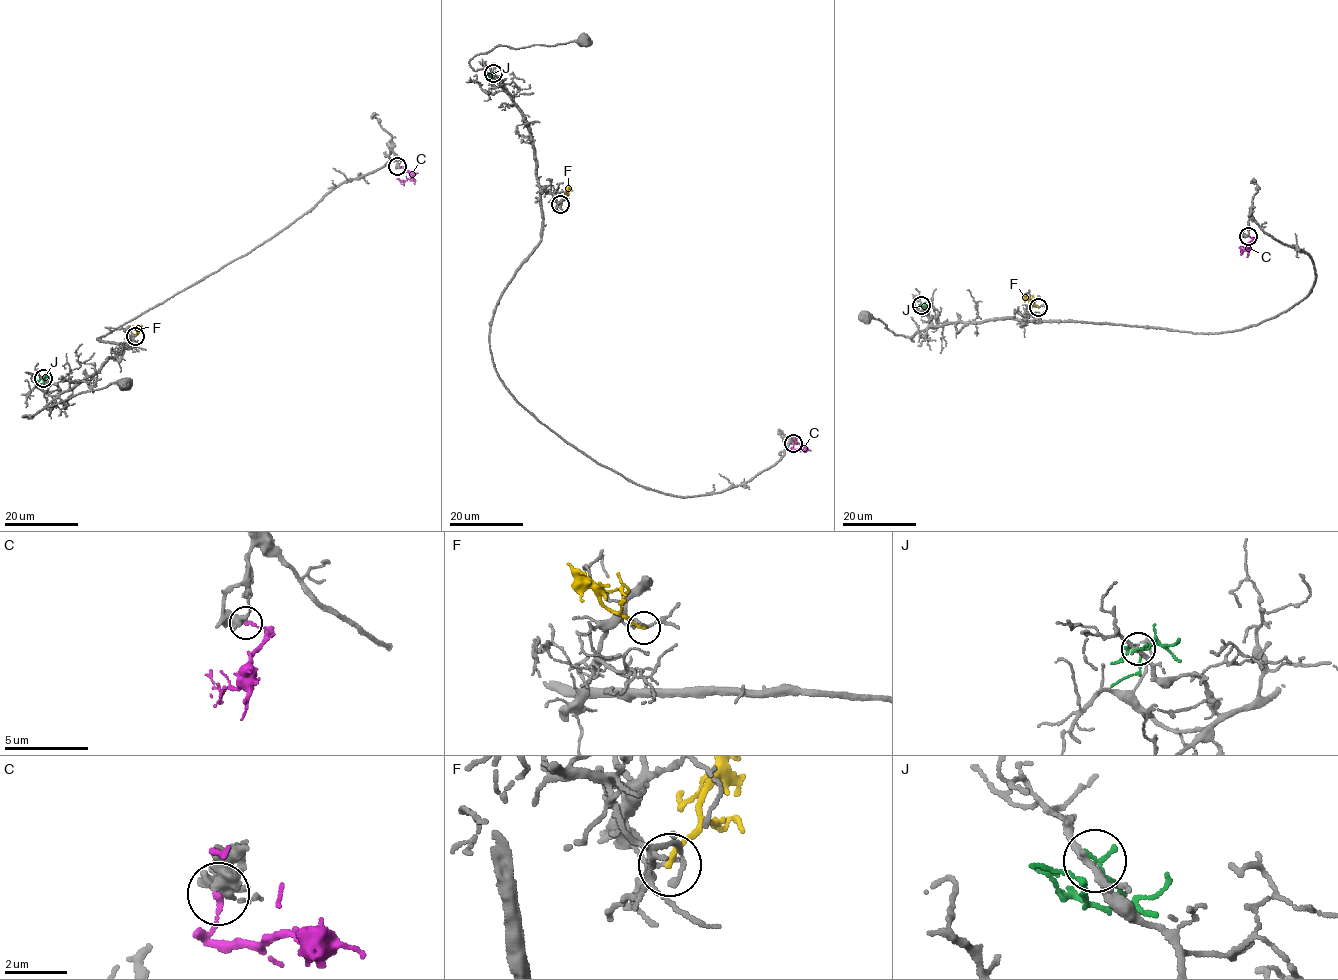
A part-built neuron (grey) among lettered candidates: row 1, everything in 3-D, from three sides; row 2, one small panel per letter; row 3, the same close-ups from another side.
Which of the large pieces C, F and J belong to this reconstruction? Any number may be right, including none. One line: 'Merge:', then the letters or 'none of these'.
Merge: none of these

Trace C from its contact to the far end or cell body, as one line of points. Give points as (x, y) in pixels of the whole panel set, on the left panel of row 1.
C: (397, 167), (404, 168), (410, 175), (403, 181), (397, 178)

